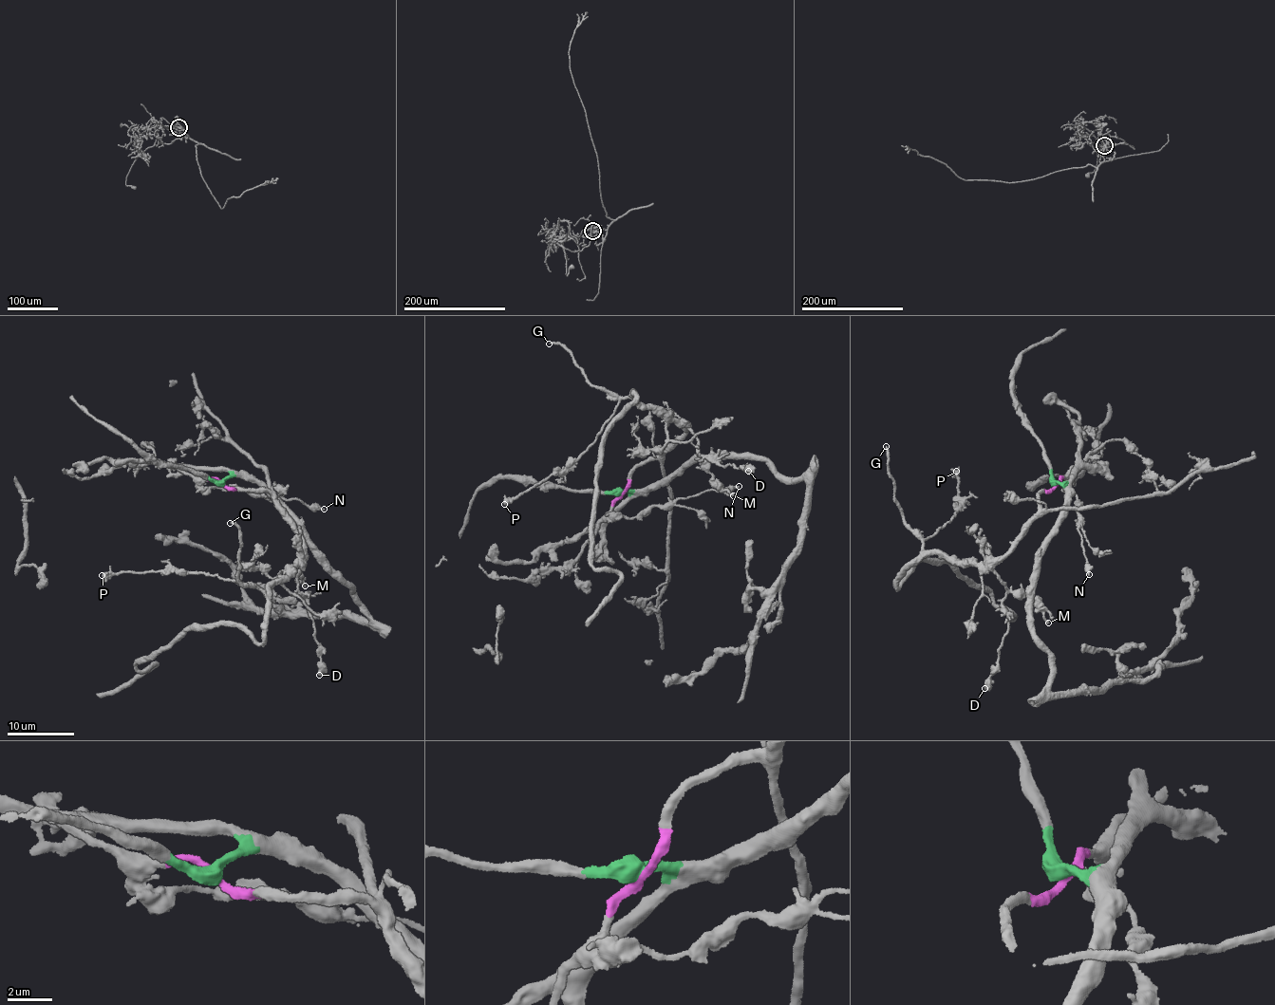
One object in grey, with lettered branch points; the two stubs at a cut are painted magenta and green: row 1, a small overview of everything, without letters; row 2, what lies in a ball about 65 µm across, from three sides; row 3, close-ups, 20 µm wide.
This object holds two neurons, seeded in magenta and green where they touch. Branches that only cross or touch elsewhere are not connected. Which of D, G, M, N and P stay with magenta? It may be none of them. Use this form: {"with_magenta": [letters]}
{"with_magenta": ["D", "G", "M", "N", "P"]}

